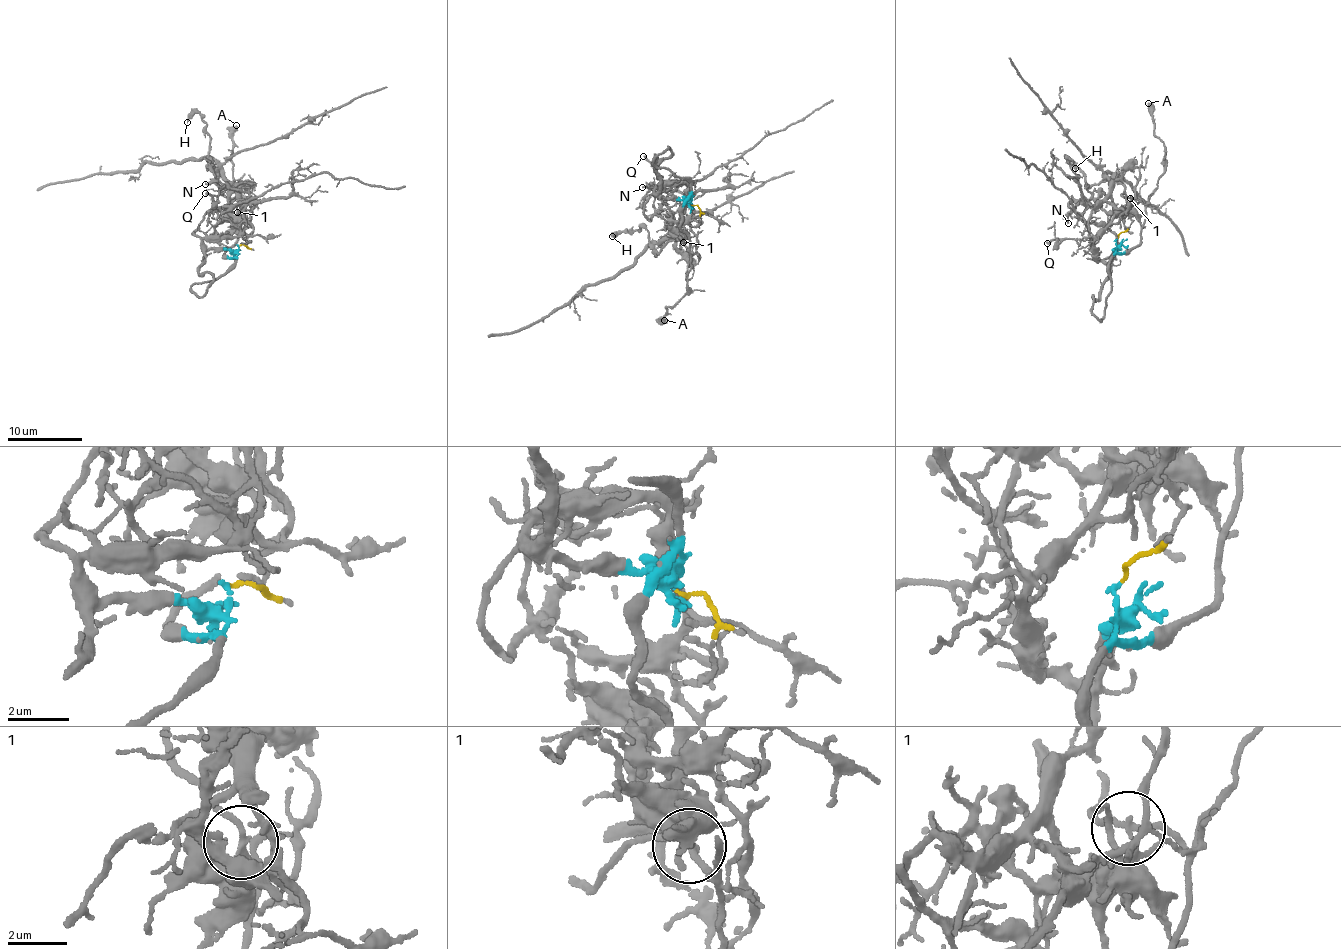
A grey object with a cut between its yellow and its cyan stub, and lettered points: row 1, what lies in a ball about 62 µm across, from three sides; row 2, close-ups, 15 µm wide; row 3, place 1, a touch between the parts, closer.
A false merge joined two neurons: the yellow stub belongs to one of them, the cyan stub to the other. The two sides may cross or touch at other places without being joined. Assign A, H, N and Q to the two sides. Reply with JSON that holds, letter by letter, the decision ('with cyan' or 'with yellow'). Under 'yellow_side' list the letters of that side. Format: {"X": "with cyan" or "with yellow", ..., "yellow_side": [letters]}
{"A": "with cyan", "H": "with cyan", "N": "with yellow", "Q": "with cyan", "yellow_side": ["N"]}

